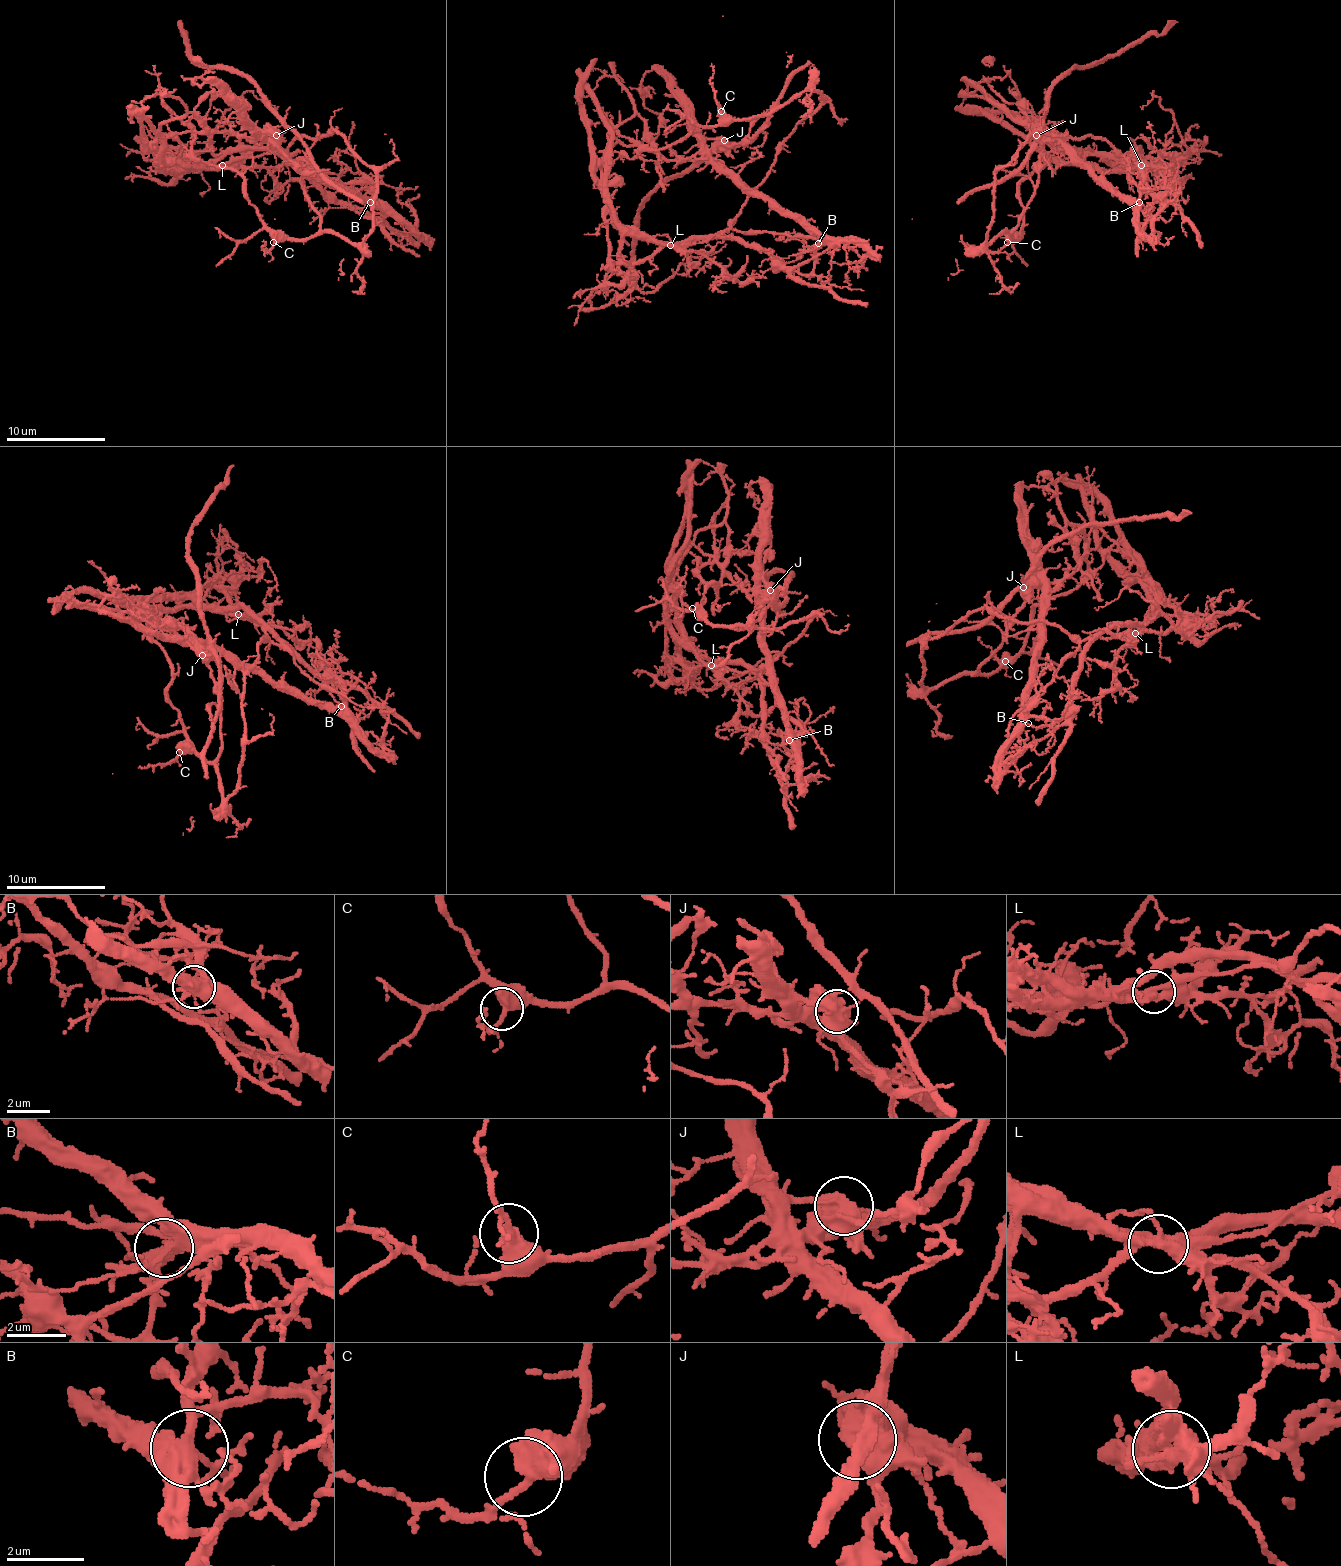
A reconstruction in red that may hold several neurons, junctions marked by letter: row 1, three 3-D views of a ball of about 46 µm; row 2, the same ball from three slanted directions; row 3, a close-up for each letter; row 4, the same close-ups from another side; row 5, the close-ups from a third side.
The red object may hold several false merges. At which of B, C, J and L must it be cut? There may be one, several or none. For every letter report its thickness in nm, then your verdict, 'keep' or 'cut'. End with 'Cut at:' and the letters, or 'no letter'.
B: 300 nm thick; keep
C: 440 nm thick; keep
J: 550 nm thick; cut
L: 320 nm thick; cut
Cut at: J, L

